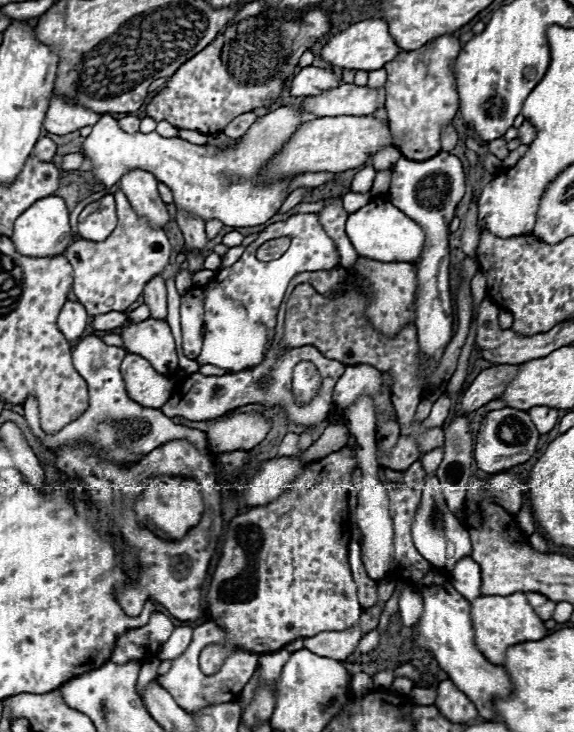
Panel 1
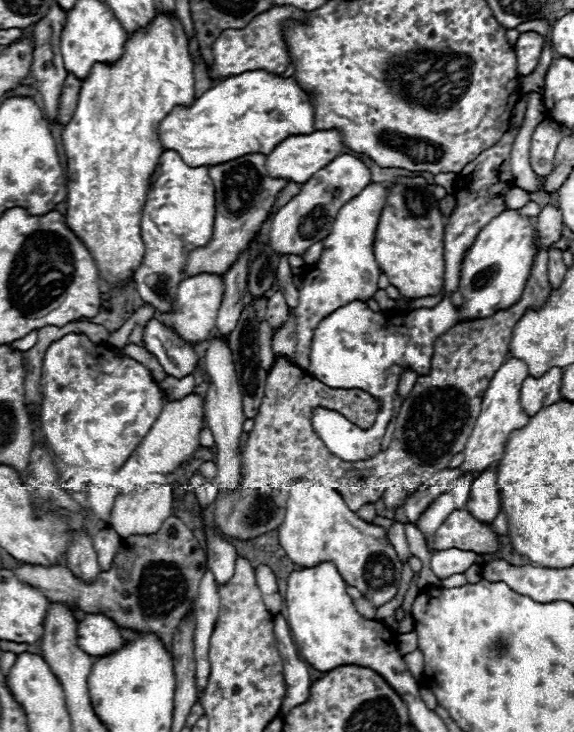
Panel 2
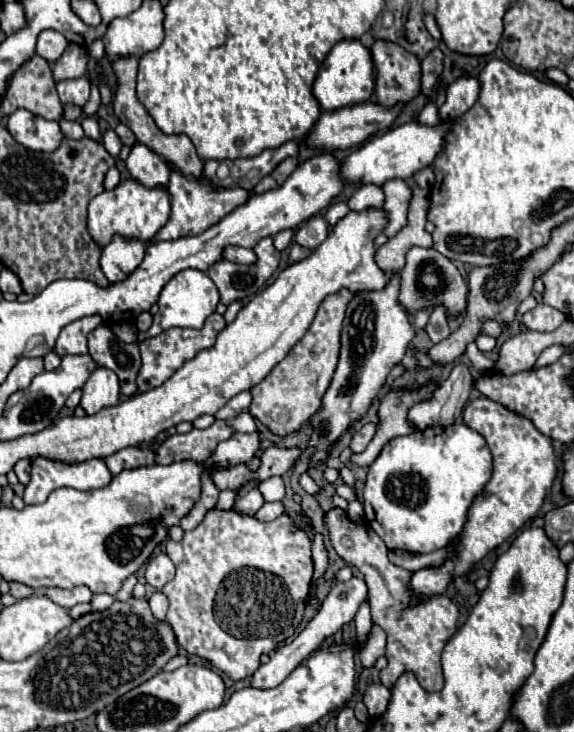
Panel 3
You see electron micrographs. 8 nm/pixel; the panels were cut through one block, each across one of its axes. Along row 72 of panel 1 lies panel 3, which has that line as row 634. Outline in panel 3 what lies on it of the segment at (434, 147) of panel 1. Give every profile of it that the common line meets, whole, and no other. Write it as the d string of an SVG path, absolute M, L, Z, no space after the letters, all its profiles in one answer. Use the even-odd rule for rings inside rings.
M332 508L324 514L328 538L336 550L336 554L348 564L356 566L364 576L370 590L370 608L372 608L372 622L378 624L388 634L388 646L386 646L386 660L388 666L380 672L380 680L384 686L392 686L400 674L412 672L420 686L428 692L438 692L444 685L442 666L440 666L440 654L446 642L452 638L452 634L458 628L458 608L452 604L450 598L442 596L418 596L418 604L408 608L408 600L412 600L410 592L410 572L402 570L400 566L394 566L388 560L388 548L382 542L382 538L372 530L366 528L366 524L356 524L348 520L346 512L342 508ZM348 538L352 544L344 544L342 540Z

